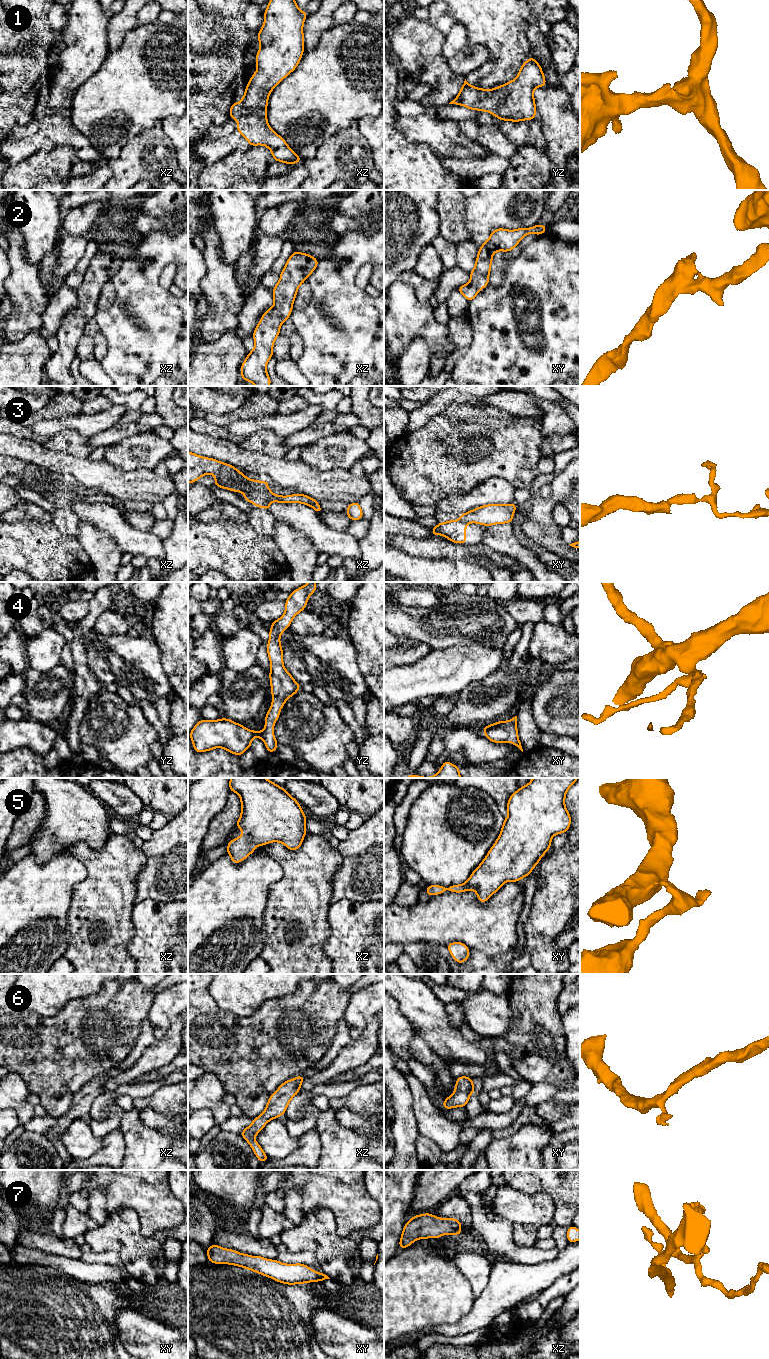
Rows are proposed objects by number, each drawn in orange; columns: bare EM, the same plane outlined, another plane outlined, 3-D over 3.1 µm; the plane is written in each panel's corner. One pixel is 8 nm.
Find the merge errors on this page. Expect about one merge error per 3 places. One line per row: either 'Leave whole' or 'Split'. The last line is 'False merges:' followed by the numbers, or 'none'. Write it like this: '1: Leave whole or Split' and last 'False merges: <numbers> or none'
1: Leave whole
2: Leave whole
3: Split
4: Leave whole
5: Leave whole
6: Leave whole
7: Leave whole
False merges: 3

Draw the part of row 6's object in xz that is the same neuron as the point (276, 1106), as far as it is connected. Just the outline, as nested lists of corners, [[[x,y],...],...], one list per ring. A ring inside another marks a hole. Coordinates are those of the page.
[[[296,1076],[294,1079],[289,1079],[282,1083],[279,1088],[271,1094],[264,1112],[260,1116],[254,1118],[252,1124],[240,1133],[251,1146],[259,1163],[267,1161],[269,1157],[264,1153],[254,1137],[270,1120],[277,1119],[279,1116],[285,1114],[291,1099],[300,1092],[300,1086],[305,1078],[305,1076]]]

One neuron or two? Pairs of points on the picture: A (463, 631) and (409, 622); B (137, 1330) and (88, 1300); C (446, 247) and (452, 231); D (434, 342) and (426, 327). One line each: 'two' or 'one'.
A: one
B: two
C: two
D: one

